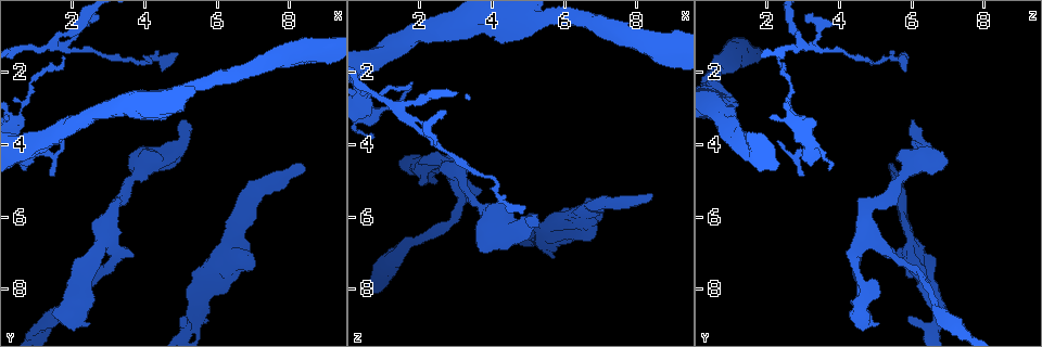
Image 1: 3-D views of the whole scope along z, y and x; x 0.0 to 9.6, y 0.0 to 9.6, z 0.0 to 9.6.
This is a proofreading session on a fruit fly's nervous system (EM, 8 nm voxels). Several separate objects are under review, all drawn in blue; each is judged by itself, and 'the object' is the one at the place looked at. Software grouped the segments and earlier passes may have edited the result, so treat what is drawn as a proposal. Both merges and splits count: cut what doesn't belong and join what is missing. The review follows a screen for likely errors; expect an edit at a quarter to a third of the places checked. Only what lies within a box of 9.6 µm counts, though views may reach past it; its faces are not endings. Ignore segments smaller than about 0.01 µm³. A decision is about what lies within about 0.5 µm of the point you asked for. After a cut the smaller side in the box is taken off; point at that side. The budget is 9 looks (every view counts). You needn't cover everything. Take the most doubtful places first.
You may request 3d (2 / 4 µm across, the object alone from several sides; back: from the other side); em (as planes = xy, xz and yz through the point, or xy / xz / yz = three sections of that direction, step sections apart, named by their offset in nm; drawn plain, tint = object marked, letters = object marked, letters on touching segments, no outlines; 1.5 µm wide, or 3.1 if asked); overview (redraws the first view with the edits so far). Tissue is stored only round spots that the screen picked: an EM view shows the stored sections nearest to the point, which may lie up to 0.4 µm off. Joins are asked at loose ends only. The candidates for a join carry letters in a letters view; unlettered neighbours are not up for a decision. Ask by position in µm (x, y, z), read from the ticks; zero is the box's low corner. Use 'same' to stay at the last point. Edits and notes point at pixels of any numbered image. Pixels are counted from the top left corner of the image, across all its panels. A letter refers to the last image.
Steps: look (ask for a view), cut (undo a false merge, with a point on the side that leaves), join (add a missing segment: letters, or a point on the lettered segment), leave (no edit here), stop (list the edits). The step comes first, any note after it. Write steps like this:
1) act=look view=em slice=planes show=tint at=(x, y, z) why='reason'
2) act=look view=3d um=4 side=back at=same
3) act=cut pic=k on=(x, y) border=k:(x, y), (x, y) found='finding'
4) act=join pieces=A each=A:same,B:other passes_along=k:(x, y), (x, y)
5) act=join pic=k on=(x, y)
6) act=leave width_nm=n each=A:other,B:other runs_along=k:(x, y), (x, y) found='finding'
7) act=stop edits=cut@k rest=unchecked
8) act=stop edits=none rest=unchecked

act=look view=em slice=xy step=8 show=tint at=(1.70, 1.60, 2.30) why='tapers out'

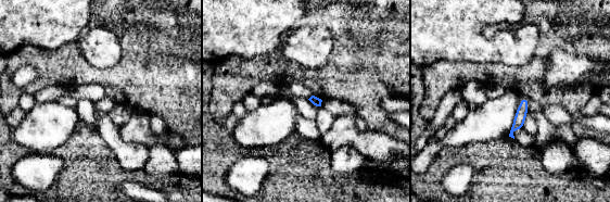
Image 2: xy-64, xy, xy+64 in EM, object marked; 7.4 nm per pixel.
act=look view=em slice=planes show=letters at=same

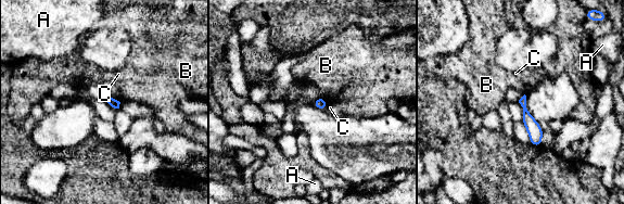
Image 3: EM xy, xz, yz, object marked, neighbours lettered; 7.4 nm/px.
act=leave width_nm=70 each=A:other,B:other,C:other border=3:(322, 98), (327, 106) found='none of them fits'

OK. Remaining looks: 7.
act=look view=em slice=xz step=4 show=tint at=(3.40, 5.75, 5.50) why='free end'

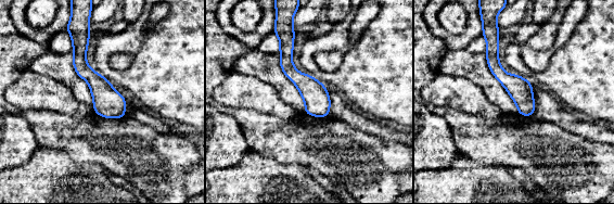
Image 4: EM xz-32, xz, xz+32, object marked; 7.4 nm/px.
act=look view=em slice=planes show=letters at=same

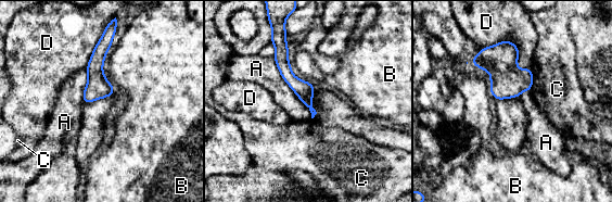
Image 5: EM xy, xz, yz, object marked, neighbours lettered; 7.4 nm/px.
act=leave longest_contact=A:550nm each=A:other,B:other,C:other,D:other runs_along=5:(101, 42), (96, 89), (86, 99) found='none of them fits'

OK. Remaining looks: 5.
act=look view=em slice=planes show=letters at=(4.35, 1.55, 5.60) why='thick turns thin'

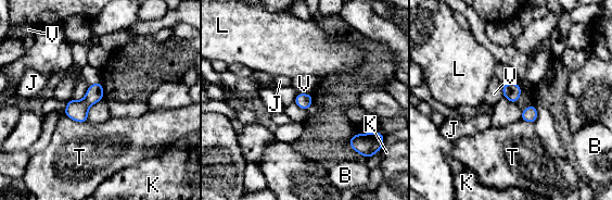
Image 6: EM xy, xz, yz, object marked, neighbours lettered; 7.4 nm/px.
act=leave each=B:other,J:other,K:other,L:other,T:other,V:other border=6:(64, 113), (76, 121), (87, 122) found='one neuron here'

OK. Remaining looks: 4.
act=look view=3d um=2 at=(1.45, 4.85, 2.95) why='tapers out'

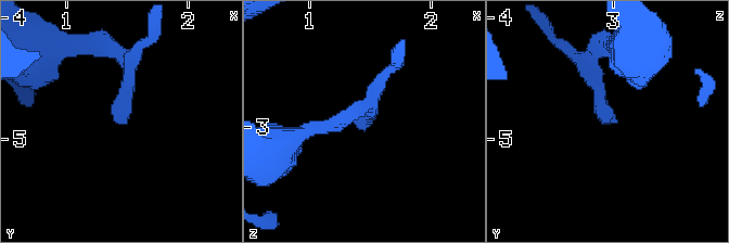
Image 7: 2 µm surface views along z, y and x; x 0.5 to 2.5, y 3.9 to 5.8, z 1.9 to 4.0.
act=look view=em slice=planes show=letters at=(1.42, 4.88, 2.94)

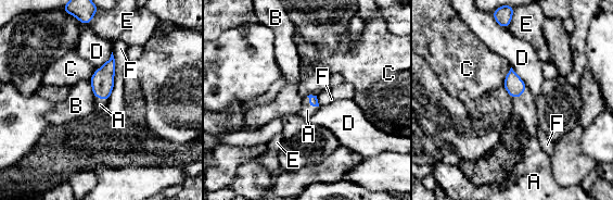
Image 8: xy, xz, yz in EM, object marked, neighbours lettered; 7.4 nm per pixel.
act=join pic=8 on=(307, 110) each=A:same,B:other,C:other,D:other,E:other,F:other passes_along=8:(313, 99), (310, 103), (307, 110) found='it goes on there'

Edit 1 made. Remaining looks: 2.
act=stop edits=join@8 rest=unchecked

